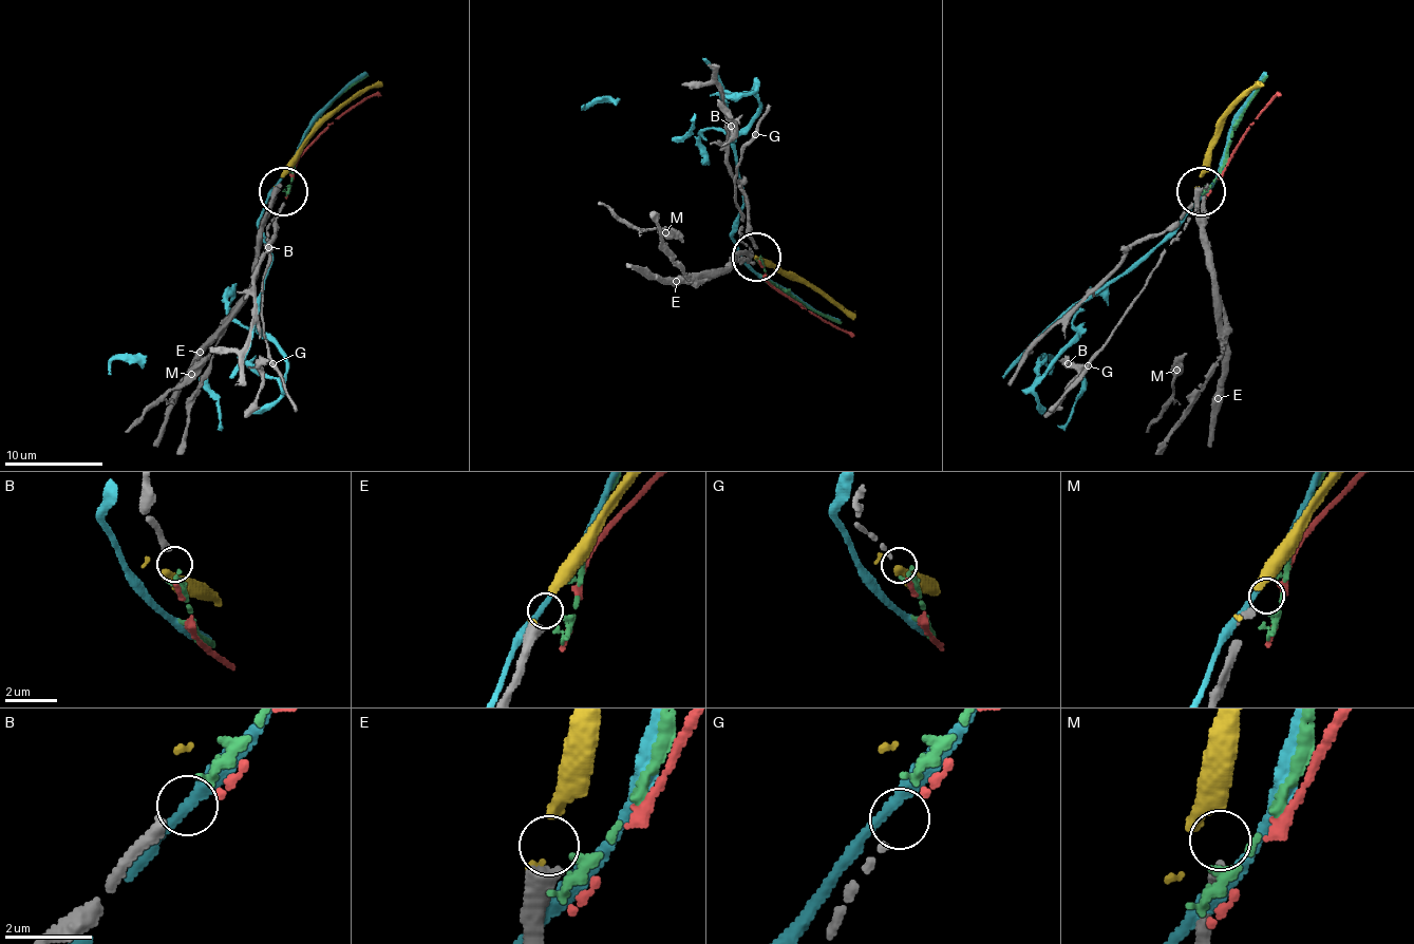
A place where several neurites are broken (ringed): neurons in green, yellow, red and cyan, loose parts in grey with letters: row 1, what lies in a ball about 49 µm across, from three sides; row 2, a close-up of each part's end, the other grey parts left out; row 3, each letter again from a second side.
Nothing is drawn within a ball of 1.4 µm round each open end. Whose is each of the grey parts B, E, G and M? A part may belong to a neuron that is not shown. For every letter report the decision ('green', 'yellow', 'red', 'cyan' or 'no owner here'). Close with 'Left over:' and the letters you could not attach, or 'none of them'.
B: green
E: yellow
G: red
M: no owner here
Left over: M

